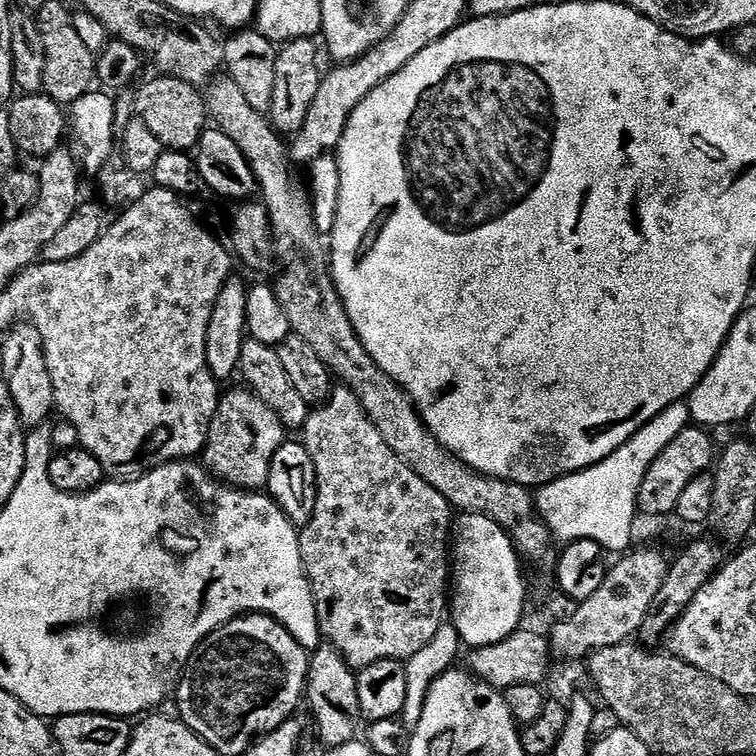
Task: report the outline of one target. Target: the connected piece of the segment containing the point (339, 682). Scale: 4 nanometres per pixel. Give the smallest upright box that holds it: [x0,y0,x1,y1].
[306,643,362,748]

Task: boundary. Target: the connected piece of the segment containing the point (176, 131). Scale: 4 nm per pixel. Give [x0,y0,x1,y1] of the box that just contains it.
[135,75,209,153]

